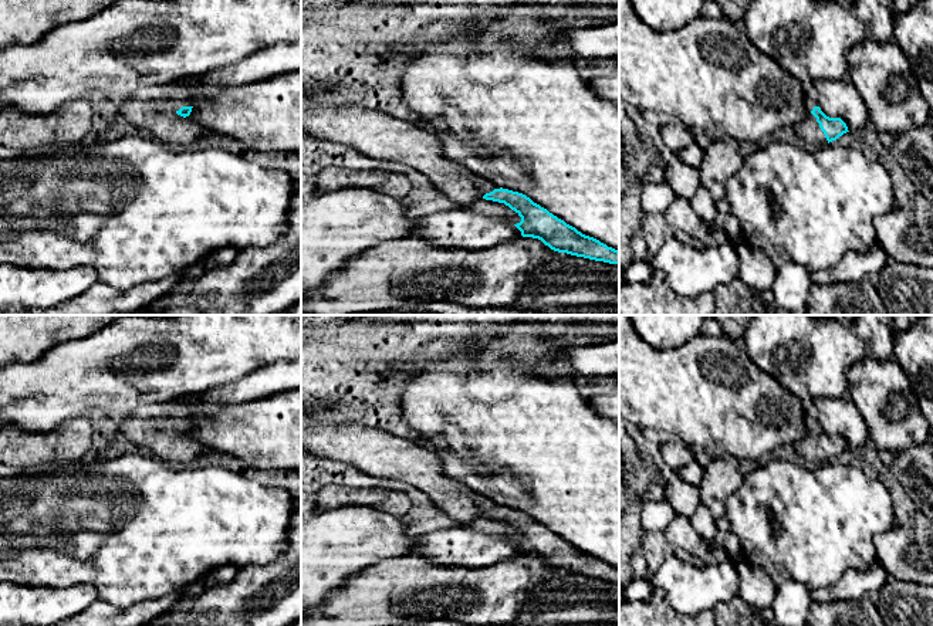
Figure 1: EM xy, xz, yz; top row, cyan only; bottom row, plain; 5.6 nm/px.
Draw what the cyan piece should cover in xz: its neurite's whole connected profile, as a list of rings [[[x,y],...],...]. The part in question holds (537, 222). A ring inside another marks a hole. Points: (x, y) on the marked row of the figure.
[[[301,94],[301,135],[352,146],[376,160],[412,166],[457,206],[481,197],[504,203],[521,217],[514,226],[523,237],[538,238],[558,253],[619,264],[618,250],[582,234],[525,194],[496,189],[467,166],[452,160],[429,129],[364,106],[305,108],[305,98]]]

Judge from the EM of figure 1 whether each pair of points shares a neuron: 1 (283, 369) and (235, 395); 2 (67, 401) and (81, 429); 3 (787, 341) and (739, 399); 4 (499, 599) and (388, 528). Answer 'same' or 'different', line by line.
1: same
2: different
3: different
4: different

